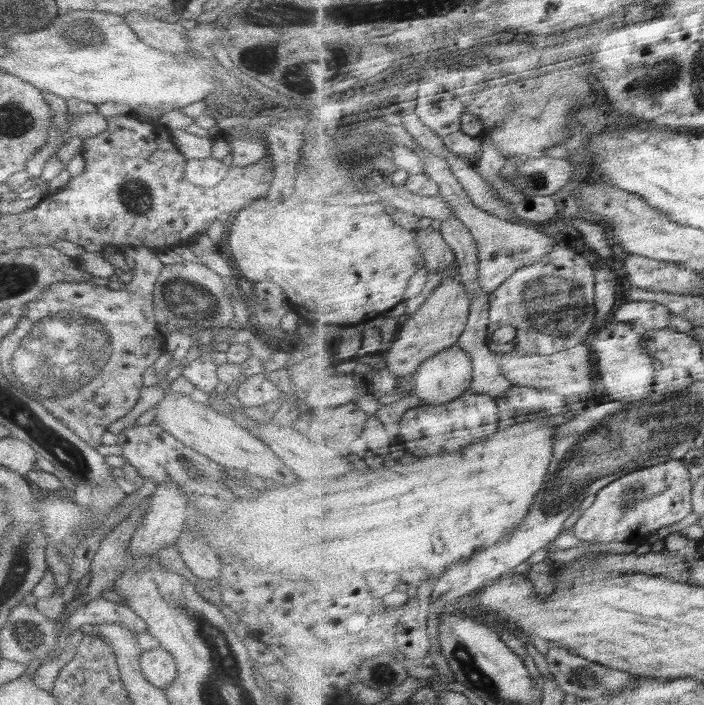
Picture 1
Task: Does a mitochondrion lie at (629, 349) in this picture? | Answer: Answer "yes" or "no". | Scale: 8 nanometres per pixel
no

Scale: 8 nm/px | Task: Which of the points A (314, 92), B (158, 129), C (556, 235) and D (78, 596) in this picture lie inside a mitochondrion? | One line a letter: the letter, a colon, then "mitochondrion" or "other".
A: other
B: other
C: other
D: other

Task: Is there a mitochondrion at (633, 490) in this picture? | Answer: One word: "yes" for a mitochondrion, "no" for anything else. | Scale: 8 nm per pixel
yes

